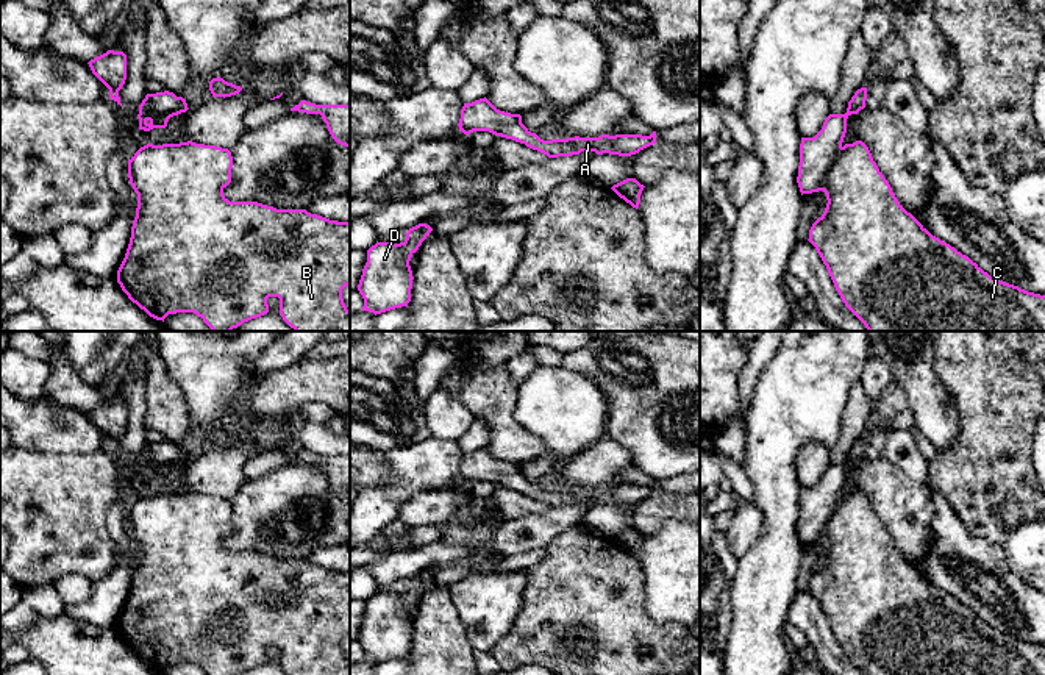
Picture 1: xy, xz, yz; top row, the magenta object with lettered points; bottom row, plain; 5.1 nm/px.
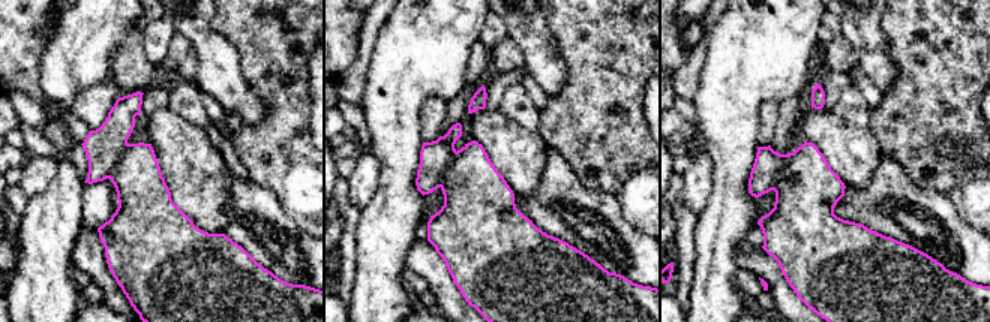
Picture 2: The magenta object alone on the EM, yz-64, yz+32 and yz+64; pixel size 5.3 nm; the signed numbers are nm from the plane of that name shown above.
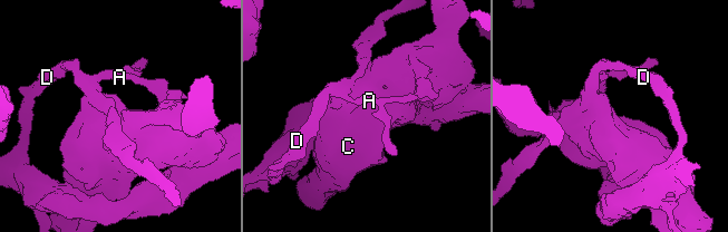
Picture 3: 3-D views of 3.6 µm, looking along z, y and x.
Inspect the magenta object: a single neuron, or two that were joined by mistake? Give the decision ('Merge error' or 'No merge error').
Merge error

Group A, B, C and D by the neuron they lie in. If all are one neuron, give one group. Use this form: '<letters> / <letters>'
A B C / D

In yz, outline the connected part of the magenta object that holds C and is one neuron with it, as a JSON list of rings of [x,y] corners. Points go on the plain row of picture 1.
[[[862,491],[845,494],[823,531],[826,558],[809,580],[845,656],[864,675],[1045,675],[1045,645],[984,622],[908,562]]]

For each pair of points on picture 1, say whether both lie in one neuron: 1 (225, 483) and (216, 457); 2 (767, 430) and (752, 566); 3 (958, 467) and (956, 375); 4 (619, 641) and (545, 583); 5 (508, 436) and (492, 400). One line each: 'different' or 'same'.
1: same
2: same
3: same
4: same
5: same

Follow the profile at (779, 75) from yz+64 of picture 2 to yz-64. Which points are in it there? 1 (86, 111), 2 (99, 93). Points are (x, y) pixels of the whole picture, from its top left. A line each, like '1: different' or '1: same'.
1: different
2: different

